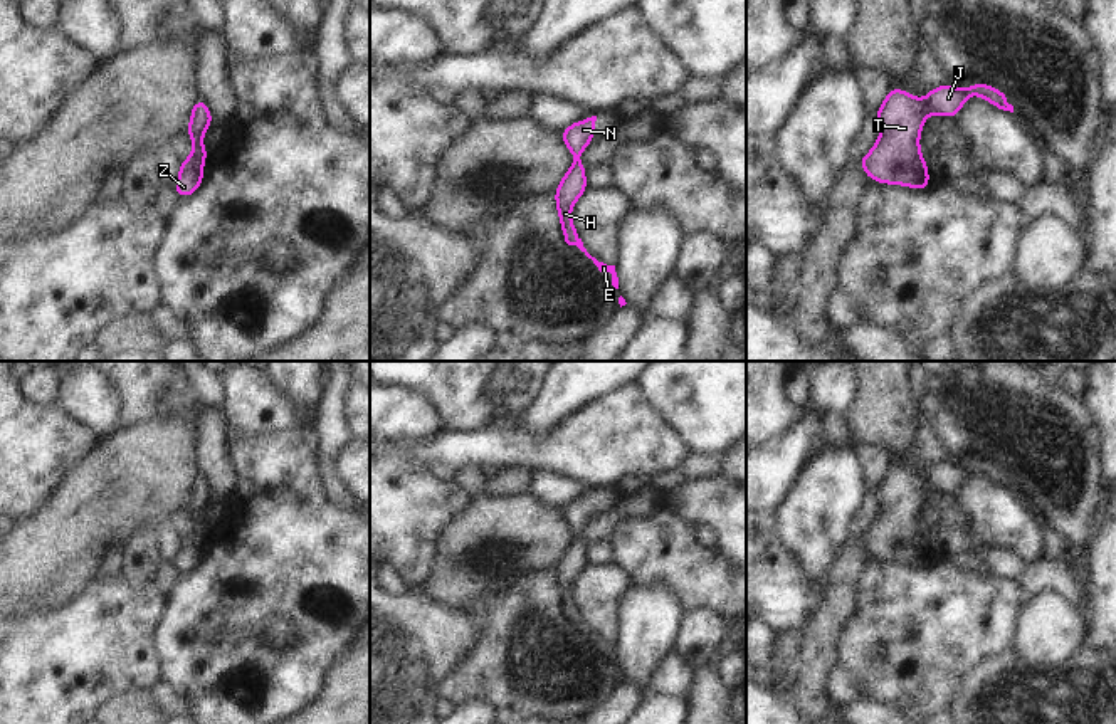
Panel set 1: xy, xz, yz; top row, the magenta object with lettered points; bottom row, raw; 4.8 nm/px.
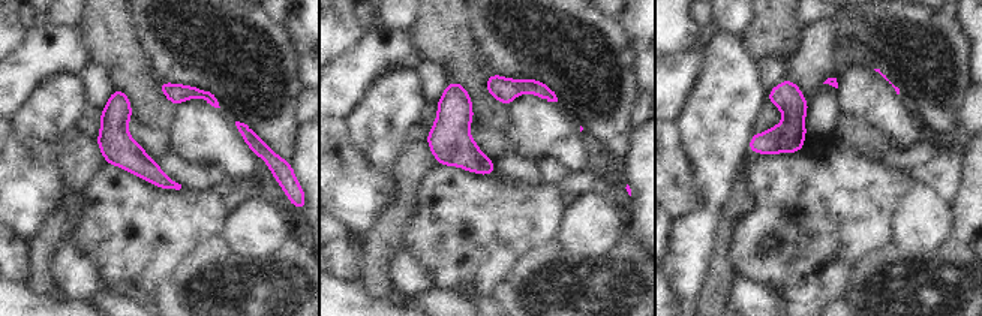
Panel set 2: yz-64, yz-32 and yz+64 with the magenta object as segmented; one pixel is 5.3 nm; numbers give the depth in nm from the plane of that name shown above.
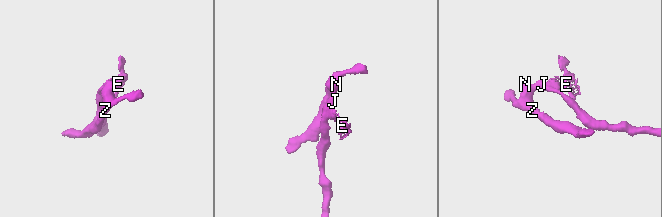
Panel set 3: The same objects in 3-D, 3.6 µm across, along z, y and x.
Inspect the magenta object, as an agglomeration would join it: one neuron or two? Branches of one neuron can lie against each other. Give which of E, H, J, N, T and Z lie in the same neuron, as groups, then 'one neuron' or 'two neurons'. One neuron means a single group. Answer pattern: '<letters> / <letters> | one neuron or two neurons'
E H J N T Z | one neuron

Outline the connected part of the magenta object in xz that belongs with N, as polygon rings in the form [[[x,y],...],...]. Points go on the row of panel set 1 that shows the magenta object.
[[[592,116],[576,121],[561,131],[561,139],[565,146],[571,151],[575,161],[555,190],[555,202],[565,242],[568,245],[576,245],[588,259],[593,260],[593,264],[598,267],[600,272],[610,272],[612,286],[619,289],[619,277],[615,272],[615,265],[607,265],[603,262],[598,262],[595,257],[592,257],[587,252],[571,220],[571,207],[588,190],[585,180],[587,168],[583,166],[580,155],[593,141],[595,121],[597,116]]]

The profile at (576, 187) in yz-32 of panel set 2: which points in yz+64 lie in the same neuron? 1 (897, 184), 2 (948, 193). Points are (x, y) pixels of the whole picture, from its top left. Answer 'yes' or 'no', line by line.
1: no
2: yes

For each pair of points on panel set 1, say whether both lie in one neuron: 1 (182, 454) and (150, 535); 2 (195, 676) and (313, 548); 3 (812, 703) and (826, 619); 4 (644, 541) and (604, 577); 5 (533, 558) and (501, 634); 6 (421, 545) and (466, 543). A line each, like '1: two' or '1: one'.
1: two
2: one
3: one
4: two
5: two
6: two

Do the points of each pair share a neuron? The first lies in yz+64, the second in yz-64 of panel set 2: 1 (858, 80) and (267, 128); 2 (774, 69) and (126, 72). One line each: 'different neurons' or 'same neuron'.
1: different neurons
2: different neurons

